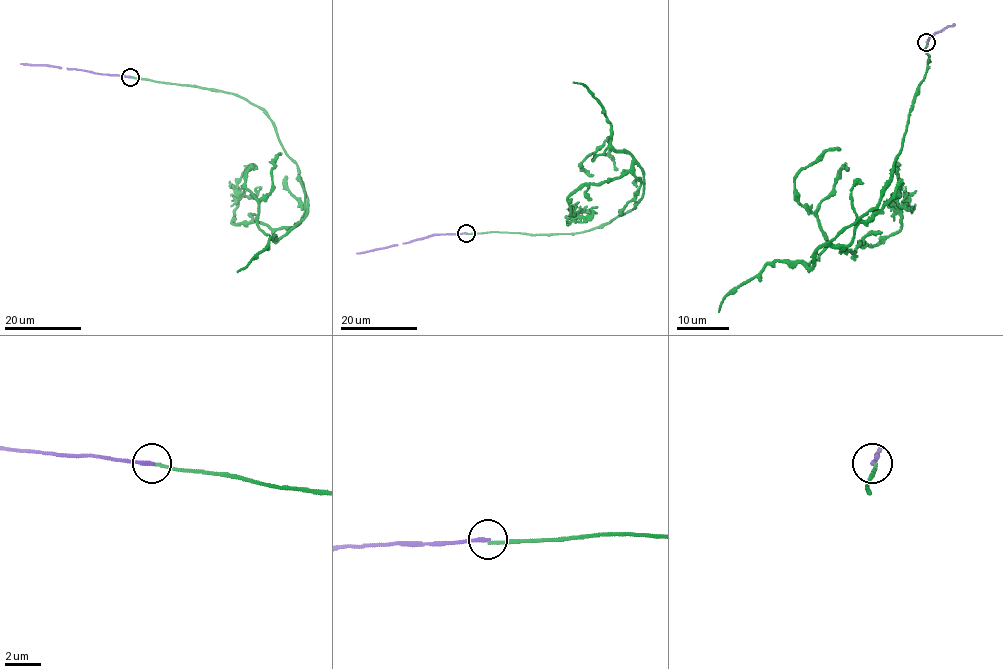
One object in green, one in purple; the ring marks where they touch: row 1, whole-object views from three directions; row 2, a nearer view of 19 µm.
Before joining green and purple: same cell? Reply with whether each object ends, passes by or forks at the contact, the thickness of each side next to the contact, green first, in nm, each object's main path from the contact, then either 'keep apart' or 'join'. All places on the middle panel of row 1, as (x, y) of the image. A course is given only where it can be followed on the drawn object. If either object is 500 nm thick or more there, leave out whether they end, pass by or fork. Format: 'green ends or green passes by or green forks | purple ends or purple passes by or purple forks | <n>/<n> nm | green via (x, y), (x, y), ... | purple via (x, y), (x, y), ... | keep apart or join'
green ends | purple ends | 160/220 nm | green via (466, 233), (599, 227), (643, 195), (644, 171), (629, 154), (608, 147), (593, 159), (607, 137), (617, 170) | purple via (466, 233), (434, 234), (356, 253) | keep apart

